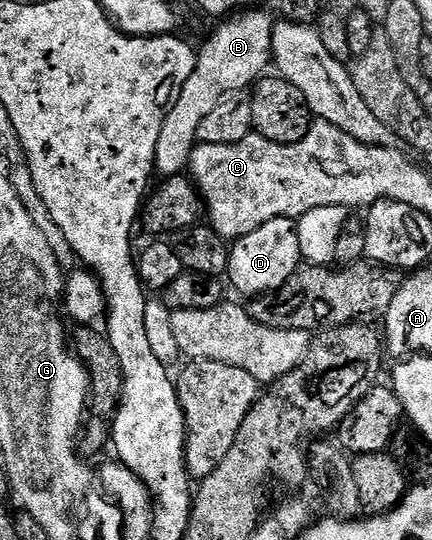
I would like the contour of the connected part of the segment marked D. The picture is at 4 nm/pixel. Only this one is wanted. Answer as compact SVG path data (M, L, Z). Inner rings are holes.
M277 217L268 224L237 239L230 249L228 279L245 296L270 294L278 290L303 265L298 223L288 217Z

